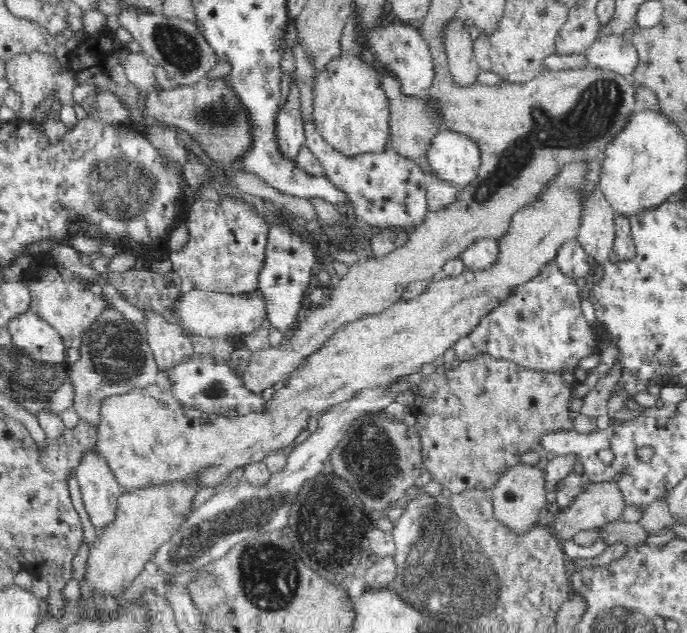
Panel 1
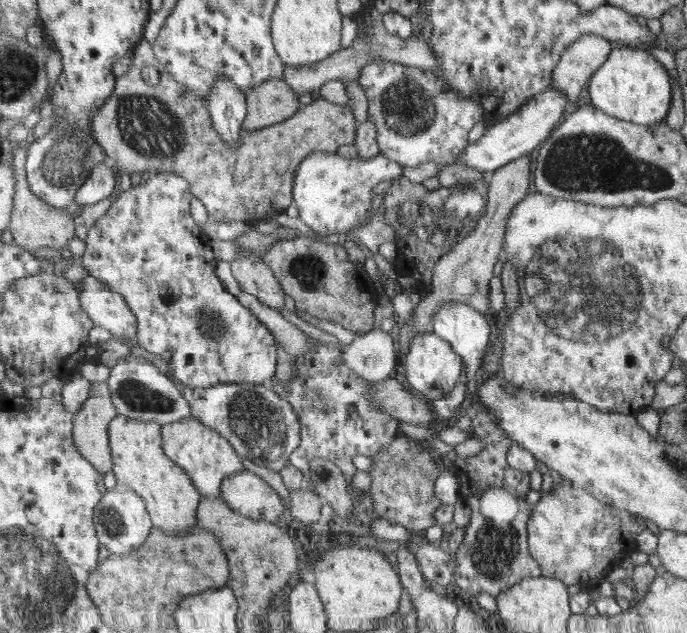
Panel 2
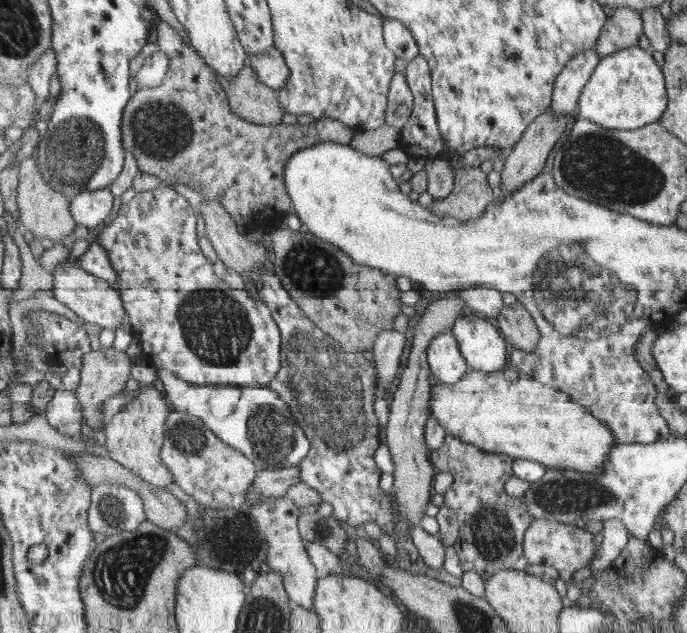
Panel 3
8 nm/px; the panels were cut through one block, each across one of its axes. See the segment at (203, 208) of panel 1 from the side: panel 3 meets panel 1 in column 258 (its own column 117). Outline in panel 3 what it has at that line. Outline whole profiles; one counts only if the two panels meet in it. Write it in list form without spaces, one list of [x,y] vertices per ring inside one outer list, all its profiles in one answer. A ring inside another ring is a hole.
[[[161,185],[150,192],[137,193],[127,204],[122,204],[117,217],[105,226],[95,242],[105,246],[110,261],[114,264],[117,274],[120,274],[120,294],[124,299],[124,308],[128,312],[128,320],[134,327],[135,335],[141,340],[141,348],[149,356],[157,369],[165,367],[178,377],[198,385],[237,385],[250,387],[265,387],[276,380],[282,369],[282,332],[274,319],[272,311],[261,298],[251,298],[247,290],[233,289],[230,284],[220,277],[214,269],[214,264],[205,256],[197,238],[197,214],[189,200],[167,185]]]

